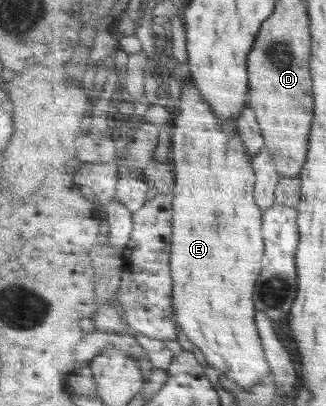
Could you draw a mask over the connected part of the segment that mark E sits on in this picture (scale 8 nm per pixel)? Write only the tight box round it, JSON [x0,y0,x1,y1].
[171,76,272,388]

